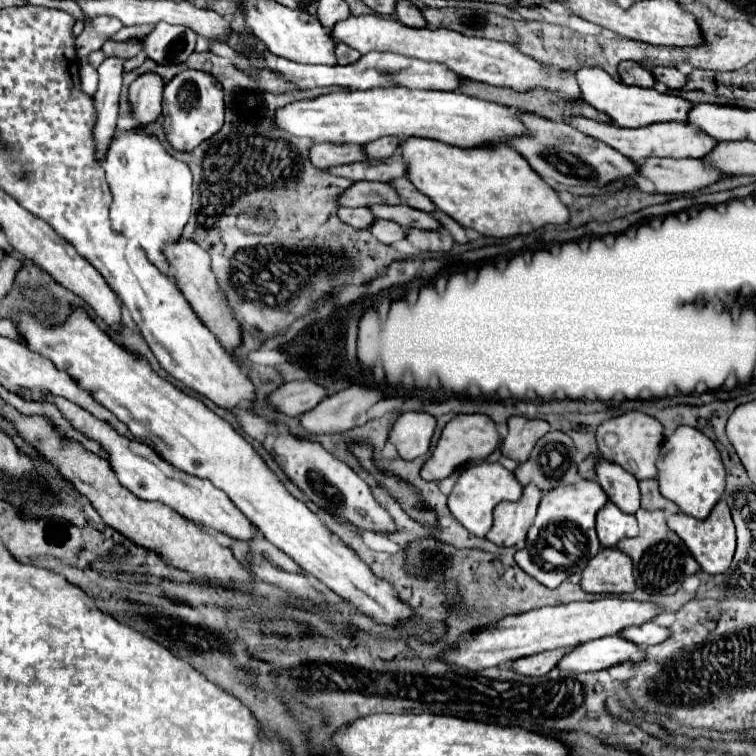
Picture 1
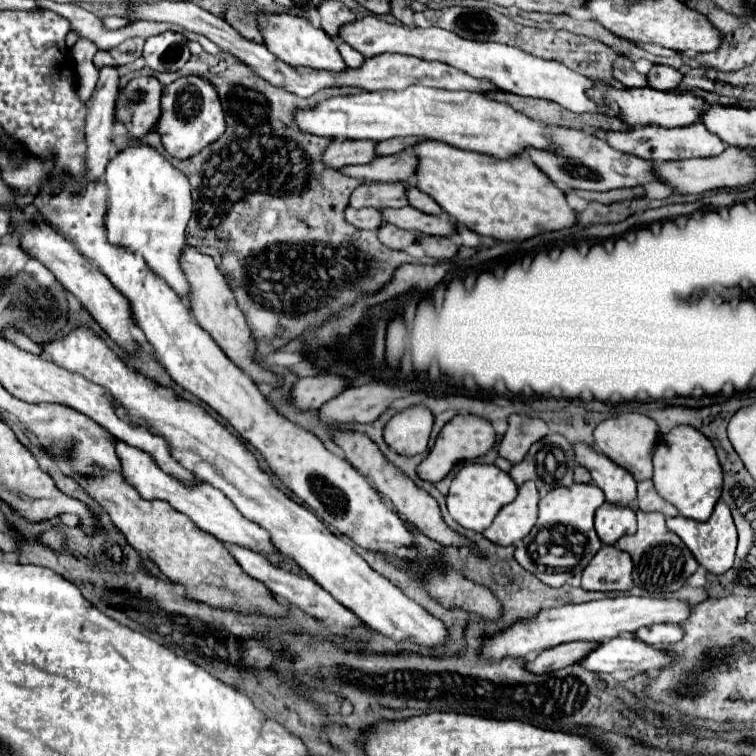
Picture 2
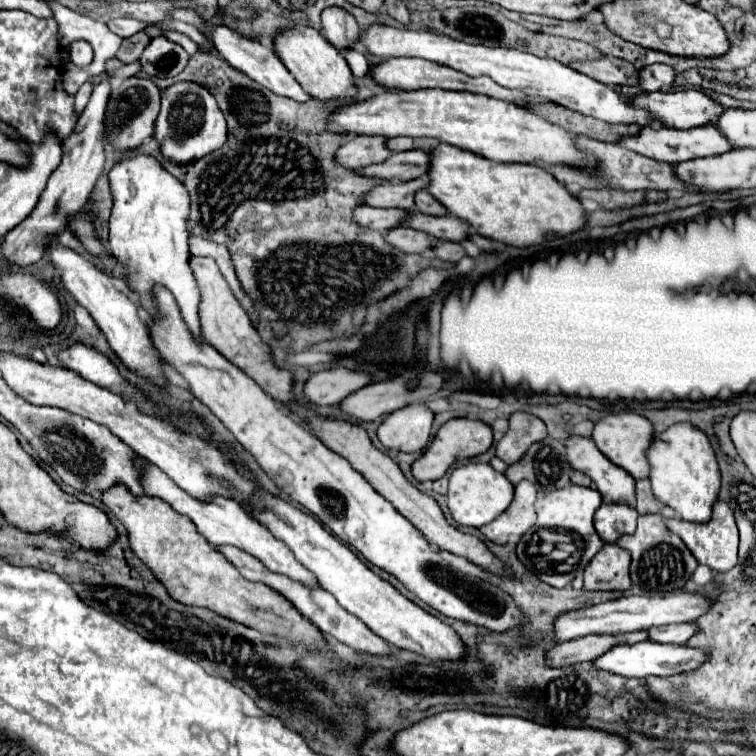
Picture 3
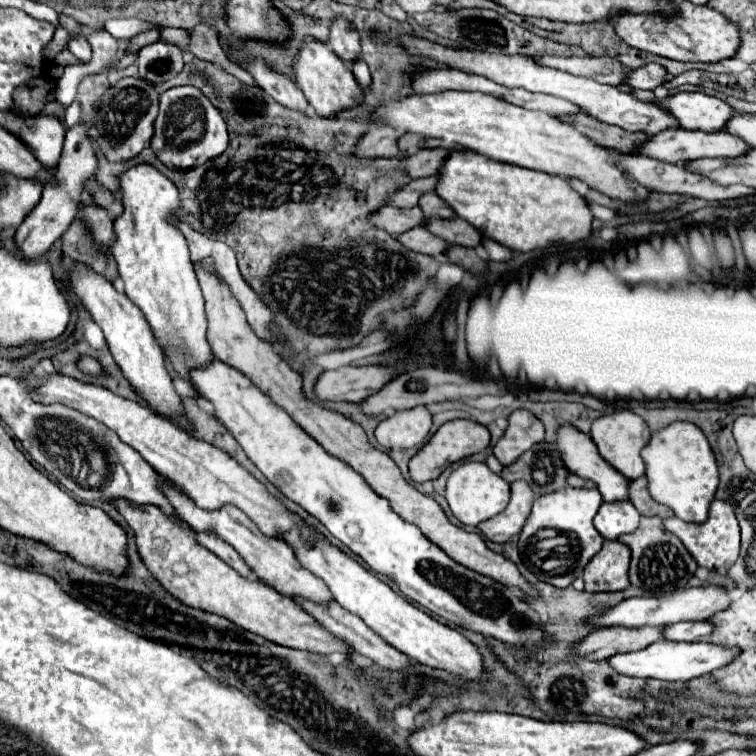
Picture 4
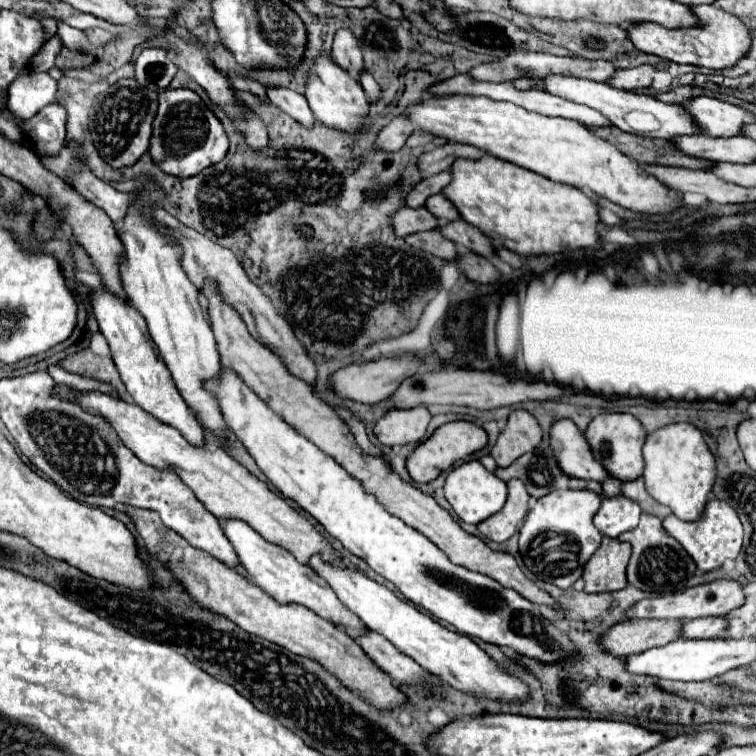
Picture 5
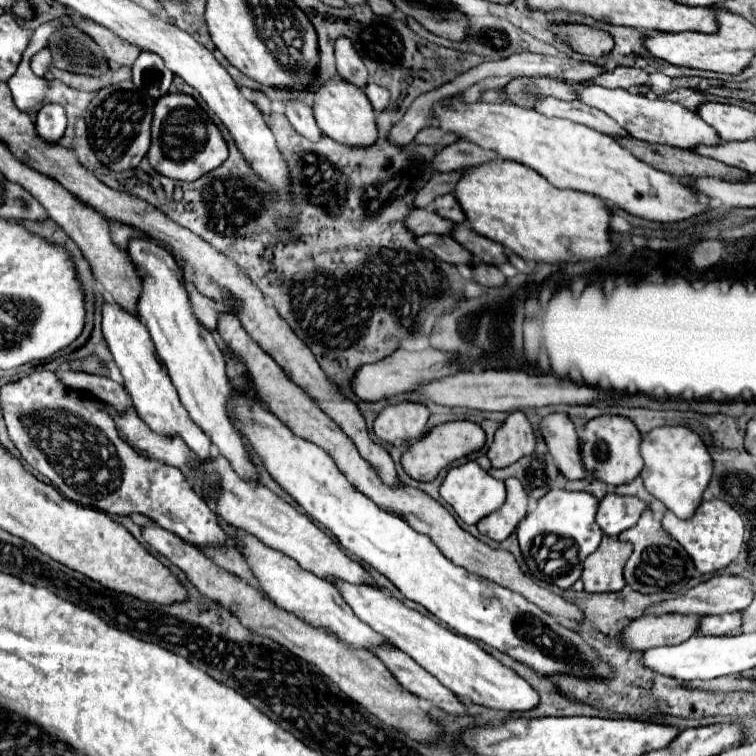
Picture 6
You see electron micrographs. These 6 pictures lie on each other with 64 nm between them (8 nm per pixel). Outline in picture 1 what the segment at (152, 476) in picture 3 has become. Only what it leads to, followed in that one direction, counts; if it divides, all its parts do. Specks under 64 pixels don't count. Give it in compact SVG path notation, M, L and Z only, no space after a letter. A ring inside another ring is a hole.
M48 396L48 402L56 404L60 408L60 412L80 432L84 432L88 438L102 444L102 448L110 454L110 466L114 468L116 476L138 498L142 498L142 500L160 500L166 506L180 512L184 518L188 518L192 522L200 522L200 524L204 524L204 526L208 526L208 528L212 528L212 530L216 530L220 534L226 534L230 538L244 540L244 542L256 538L256 528L252 526L252 522L248 522L248 518L238 512L238 508L232 504L232 500L222 490L216 490L210 484L210 480L202 480L202 478L190 476L190 474L186 474L182 470L176 470L166 460L156 456L156 452L152 452L152 448L148 448L146 444L140 444L140 442L134 442L134 440L128 440L128 438L116 434L114 428L100 422L98 418L94 418L92 414L88 414L86 410L82 410L80 406L72 404L68 400L62 400L58 396Z

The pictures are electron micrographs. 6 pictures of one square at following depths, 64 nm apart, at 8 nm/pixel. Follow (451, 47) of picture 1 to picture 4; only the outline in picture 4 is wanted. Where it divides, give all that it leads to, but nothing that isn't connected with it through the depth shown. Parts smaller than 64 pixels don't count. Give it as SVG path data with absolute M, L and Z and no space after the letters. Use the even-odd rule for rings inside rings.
M404 36L402 42L404 42L402 46L406 48L408 54L430 56L436 62L448 64L452 68L460 68L468 74L486 76L486 78L490 78L498 84L504 84L508 88L524 88L524 90L530 90L530 92L542 92L542 94L552 94L552 96L570 100L570 102L578 104L580 108L584 108L594 118L598 118L600 122L620 126L628 132L644 132L648 136L654 136L654 134L664 132L668 128L680 128L676 116L672 116L672 112L664 110L656 102L638 100L630 92L618 90L616 86L600 84L592 78L582 78L582 76L574 76L574 74L568 74L568 72L562 72L562 70L538 66L530 56L520 56L520 54L504 56L504 54L488 54L488 52L472 52L472 50L452 50L452 48L444 48L440 44L428 42L424 38L414 38L414 36Z

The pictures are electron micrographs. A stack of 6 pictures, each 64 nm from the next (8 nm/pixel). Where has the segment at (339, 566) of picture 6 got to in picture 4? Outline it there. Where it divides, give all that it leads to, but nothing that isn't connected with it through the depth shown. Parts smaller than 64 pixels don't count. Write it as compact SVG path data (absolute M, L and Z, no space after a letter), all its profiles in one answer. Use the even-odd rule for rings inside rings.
M64 374L46 376L46 378L48 380L36 390L38 402L42 404L60 402L68 408L74 408L106 424L110 430L114 430L120 436L124 444L140 452L140 456L152 468L156 468L156 472L164 474L170 480L176 480L176 484L184 492L188 492L188 496L194 500L196 506L204 510L220 510L222 506L232 504L238 510L242 510L260 528L264 536L280 538L280 540L284 540L284 534L288 534L292 528L298 526L294 514L276 496L272 496L262 482L258 482L248 470L244 470L224 450L204 440L192 438L188 432L180 430L170 420L156 416L150 408L144 408L132 400L120 398L102 386L86 384Z

